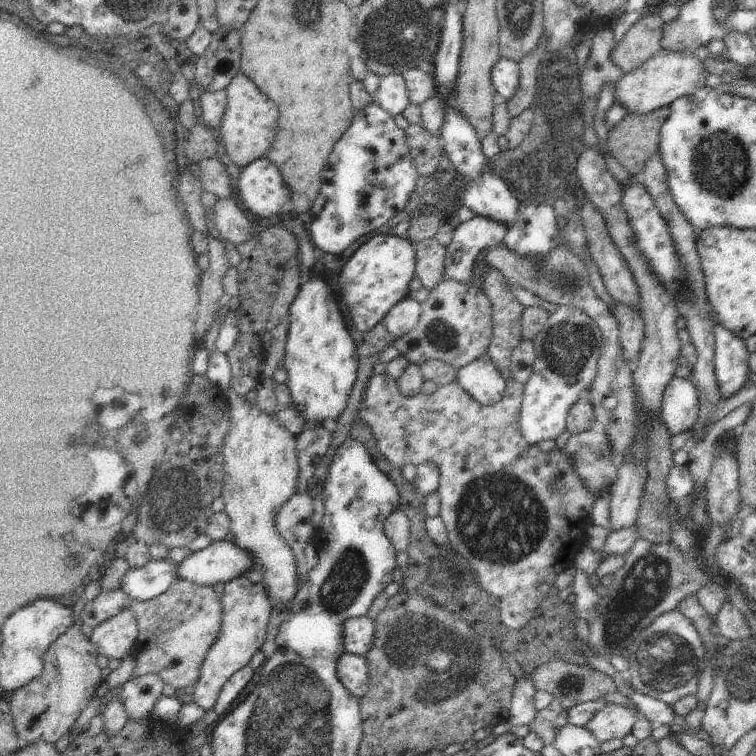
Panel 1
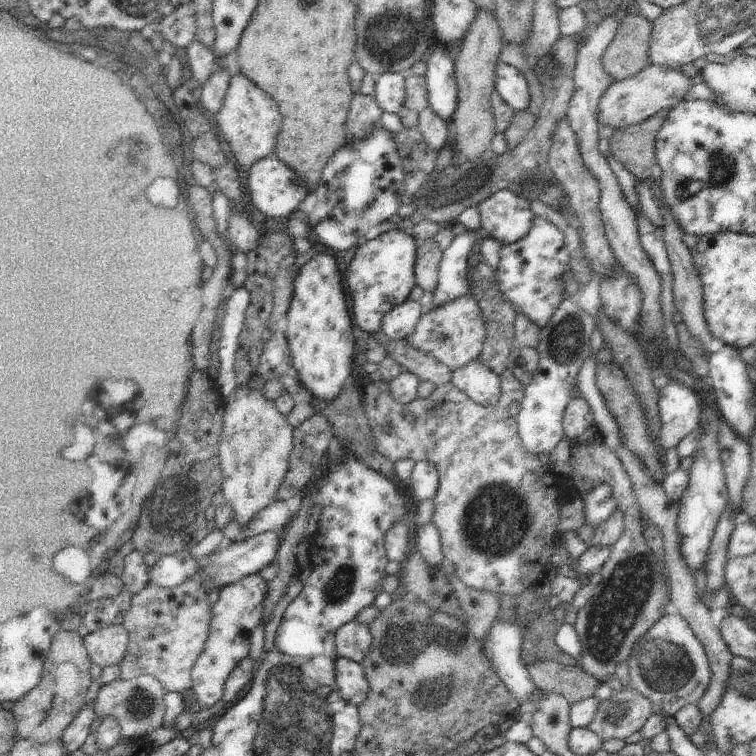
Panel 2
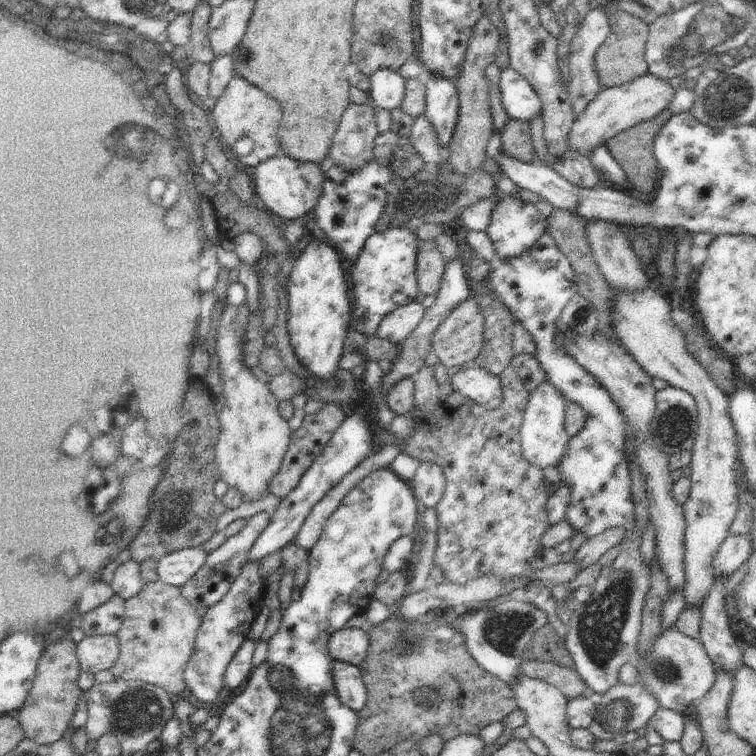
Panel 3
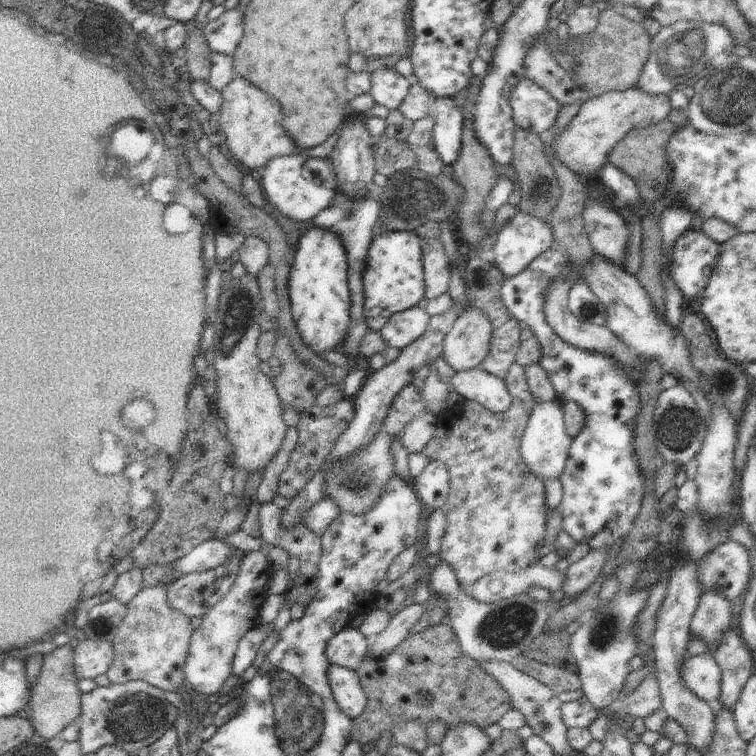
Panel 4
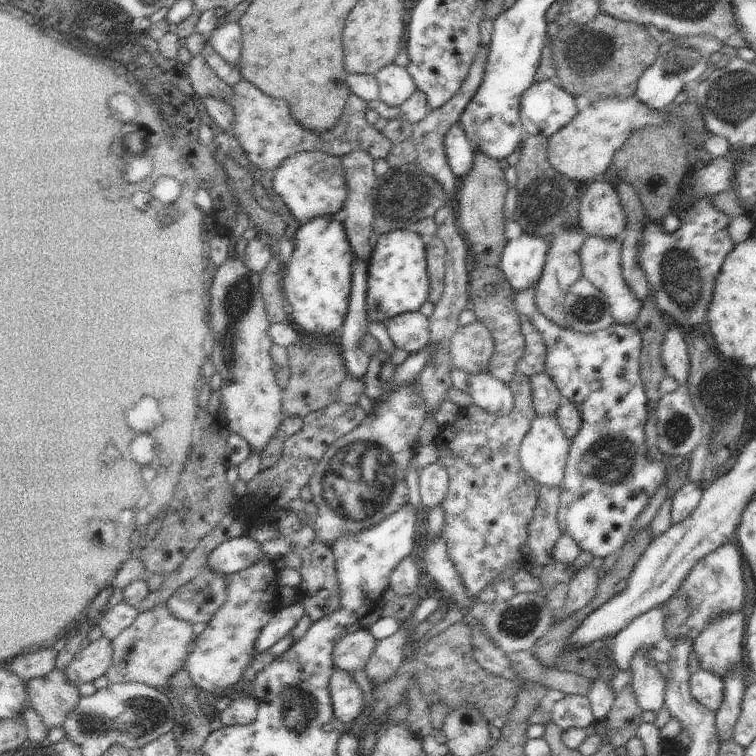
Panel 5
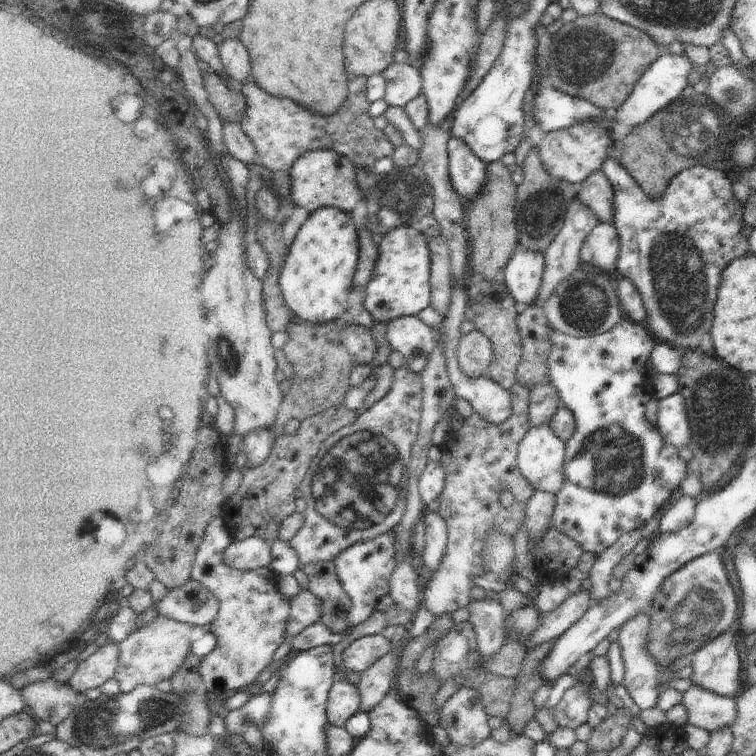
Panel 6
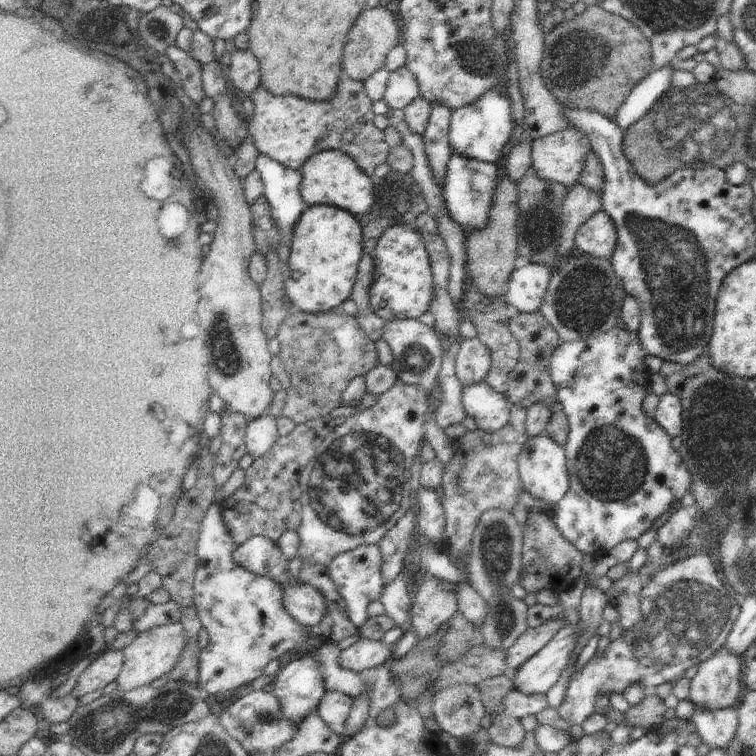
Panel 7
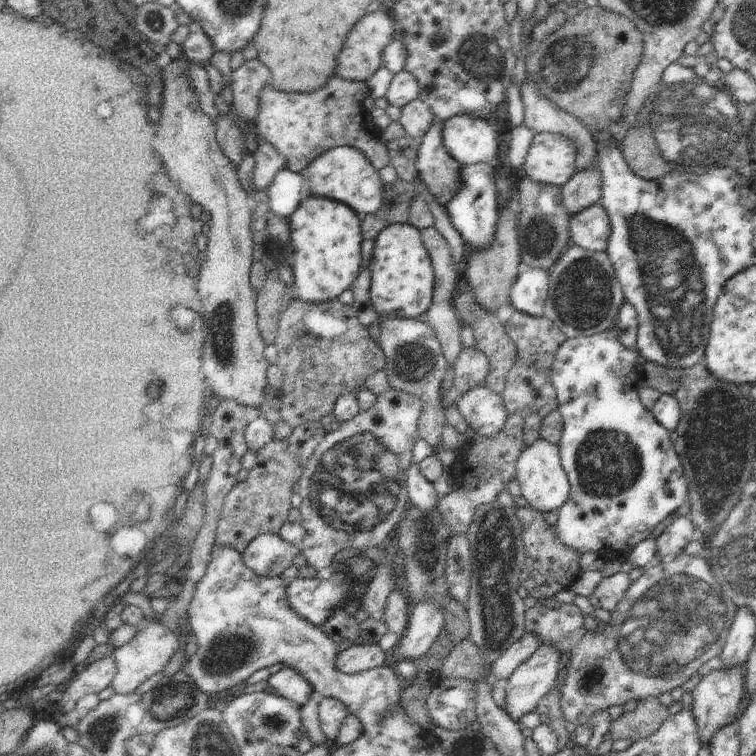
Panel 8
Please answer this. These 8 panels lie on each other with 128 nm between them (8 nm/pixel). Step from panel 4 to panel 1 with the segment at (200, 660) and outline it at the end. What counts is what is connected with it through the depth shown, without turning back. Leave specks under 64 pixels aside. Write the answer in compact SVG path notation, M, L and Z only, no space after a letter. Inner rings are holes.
M244 576L225 584L220 597L222 618L218 638L208 650L208 654L200 666L199 678L195 684L194 692L192 692L194 704L198 704L206 712L214 708L226 681L238 670L244 668L252 660L252 656L262 648L266 638L268 620L270 620L270 613L274 606L274 602L268 596L266 584L252 583Z

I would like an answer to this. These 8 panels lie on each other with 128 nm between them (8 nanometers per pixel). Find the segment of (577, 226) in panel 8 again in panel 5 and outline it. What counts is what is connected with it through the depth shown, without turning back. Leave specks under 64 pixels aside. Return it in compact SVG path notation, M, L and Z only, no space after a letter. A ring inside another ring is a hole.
M626 232L618 234L616 238L602 238L602 236L596 236L596 234L590 234L583 242L580 249L580 260L582 260L583 276L586 276L588 280L596 288L600 288L603 294L607 296L607 300L610 304L610 311L612 316L618 324L632 324L637 320L637 316L643 307L642 302L638 302L632 290L625 283L621 265L621 250L626 238Z

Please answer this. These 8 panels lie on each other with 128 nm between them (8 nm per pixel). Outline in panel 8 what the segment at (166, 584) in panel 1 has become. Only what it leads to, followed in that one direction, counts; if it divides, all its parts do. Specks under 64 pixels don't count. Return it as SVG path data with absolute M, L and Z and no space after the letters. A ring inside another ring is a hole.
M259 534L241 554L244 564L258 576L272 578L280 576L298 554L301 546L282 540L279 534Z

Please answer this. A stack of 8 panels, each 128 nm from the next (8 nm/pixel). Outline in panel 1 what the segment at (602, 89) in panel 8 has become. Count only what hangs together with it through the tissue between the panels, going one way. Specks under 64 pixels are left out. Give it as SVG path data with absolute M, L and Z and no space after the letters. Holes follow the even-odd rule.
M646 13L634 23L610 52L610 60L624 74L640 68L646 60L661 52L662 21L659 15Z

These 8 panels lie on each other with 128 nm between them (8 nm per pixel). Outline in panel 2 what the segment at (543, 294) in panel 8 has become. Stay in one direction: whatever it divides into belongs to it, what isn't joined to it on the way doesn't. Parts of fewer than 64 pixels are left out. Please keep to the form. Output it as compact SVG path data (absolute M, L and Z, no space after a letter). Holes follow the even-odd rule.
M502 189L477 204L482 218L481 229L490 238L502 240L502 246L522 240L532 230L536 216L525 197Z

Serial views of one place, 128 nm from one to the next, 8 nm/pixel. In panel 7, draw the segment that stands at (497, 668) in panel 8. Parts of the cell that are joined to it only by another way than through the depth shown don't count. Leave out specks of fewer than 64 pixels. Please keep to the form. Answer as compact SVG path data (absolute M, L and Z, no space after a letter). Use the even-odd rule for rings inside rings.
M552 618L544 625L527 630L514 642L514 645L507 652L507 668L505 675L512 675L518 671L529 659L534 657L565 624L562 618Z

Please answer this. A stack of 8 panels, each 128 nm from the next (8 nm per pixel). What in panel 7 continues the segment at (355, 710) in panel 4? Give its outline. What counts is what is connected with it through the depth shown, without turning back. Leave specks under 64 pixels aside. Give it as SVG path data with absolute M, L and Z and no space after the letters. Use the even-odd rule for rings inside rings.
M326 691L319 703L317 714L335 734L343 735L354 699L339 691Z

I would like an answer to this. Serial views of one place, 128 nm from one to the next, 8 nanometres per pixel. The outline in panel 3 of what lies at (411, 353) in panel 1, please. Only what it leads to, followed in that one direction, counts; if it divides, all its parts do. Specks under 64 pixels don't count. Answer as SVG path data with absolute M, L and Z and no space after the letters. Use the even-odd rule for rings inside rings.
M474 299L462 302L432 334L432 349L446 368L469 366L484 346L486 316Z

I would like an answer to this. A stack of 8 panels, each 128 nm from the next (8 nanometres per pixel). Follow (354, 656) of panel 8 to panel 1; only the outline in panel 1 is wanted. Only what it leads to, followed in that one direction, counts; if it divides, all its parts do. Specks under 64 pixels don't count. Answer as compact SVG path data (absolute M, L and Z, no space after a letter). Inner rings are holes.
M367 615L350 618L344 624L344 652L356 656L366 656L375 638L374 621Z

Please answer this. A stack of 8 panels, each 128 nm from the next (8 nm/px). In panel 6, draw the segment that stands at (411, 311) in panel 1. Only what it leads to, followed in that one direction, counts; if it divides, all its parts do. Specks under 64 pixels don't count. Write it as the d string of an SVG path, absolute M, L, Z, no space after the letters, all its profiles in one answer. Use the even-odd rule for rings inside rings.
M418 315L401 316L387 323L385 335L393 350L402 353L403 366L414 374L422 374L436 344L434 329Z

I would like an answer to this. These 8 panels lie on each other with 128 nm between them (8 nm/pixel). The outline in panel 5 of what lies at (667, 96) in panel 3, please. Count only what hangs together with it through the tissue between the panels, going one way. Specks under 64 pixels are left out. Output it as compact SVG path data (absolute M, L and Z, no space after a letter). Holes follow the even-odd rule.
M634 95L632 98L599 98L572 118L572 122L548 138L548 160L560 174L577 180L596 180L608 176L616 151L624 144L634 129L642 126L660 125L668 111L650 110Z

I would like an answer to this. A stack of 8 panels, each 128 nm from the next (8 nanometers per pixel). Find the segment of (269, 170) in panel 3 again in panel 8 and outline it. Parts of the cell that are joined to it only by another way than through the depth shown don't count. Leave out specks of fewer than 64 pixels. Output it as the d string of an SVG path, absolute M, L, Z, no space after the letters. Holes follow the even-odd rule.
M335 147L316 158L307 168L301 171L303 178L303 194L330 198L341 204L346 204L358 215L371 215L382 206L383 188L380 173L376 171L365 155L351 147Z

